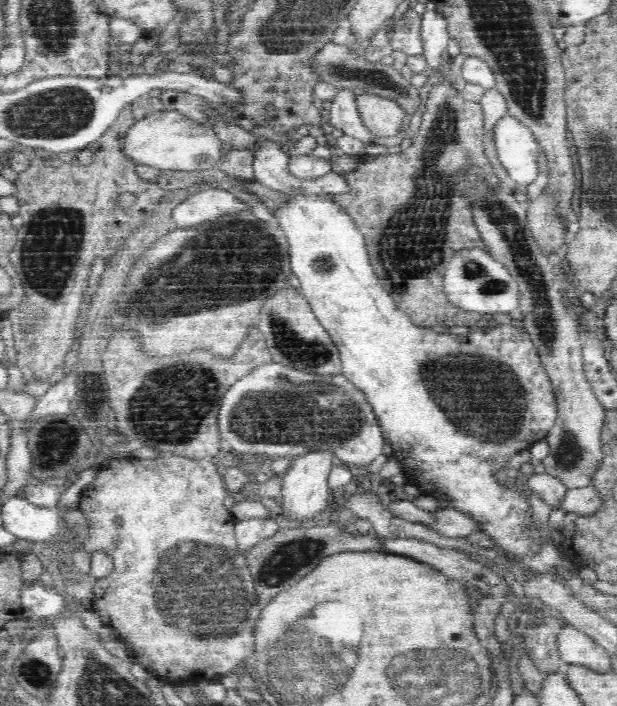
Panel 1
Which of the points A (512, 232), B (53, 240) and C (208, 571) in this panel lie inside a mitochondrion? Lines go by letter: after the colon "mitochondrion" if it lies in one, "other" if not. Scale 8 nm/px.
A: mitochondrion
B: mitochondrion
C: mitochondrion

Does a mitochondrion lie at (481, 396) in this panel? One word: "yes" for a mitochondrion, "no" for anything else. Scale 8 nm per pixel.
yes

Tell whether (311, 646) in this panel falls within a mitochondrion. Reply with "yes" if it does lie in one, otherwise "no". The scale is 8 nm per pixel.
yes

